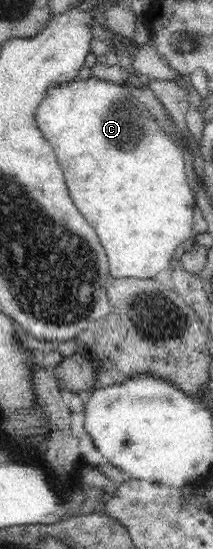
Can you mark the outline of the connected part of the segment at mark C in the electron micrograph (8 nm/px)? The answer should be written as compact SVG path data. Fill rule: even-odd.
M89 77L87 80L81 78L59 85L59 87L51 87L47 91L47 95L42 99L39 107L37 107L34 117L37 127L46 142L53 147L63 175L65 175L65 183L69 189L69 197L77 207L77 211L83 215L83 219L95 229L97 239L107 255L107 263L109 263L109 275L111 279L131 278L131 279L153 279L155 275L163 271L172 269L174 251L179 245L186 243L192 236L193 226L193 198L189 192L189 183L185 177L185 162L183 162L183 153L174 141L161 131L161 128L155 123L153 116L145 109L145 106L137 99L128 89L116 83L101 80L99 78Z

